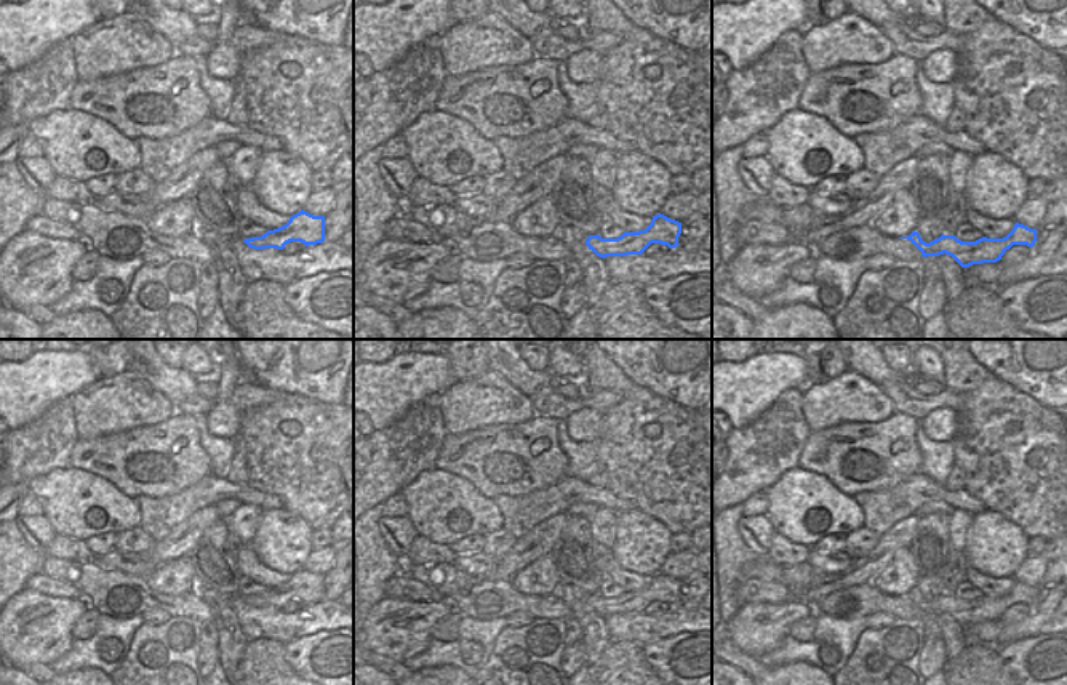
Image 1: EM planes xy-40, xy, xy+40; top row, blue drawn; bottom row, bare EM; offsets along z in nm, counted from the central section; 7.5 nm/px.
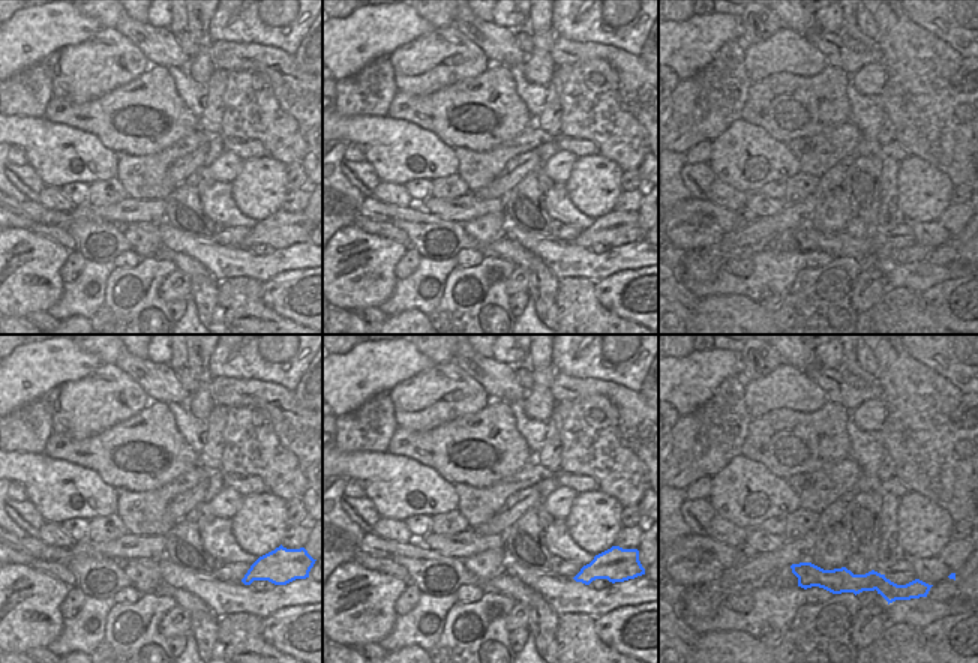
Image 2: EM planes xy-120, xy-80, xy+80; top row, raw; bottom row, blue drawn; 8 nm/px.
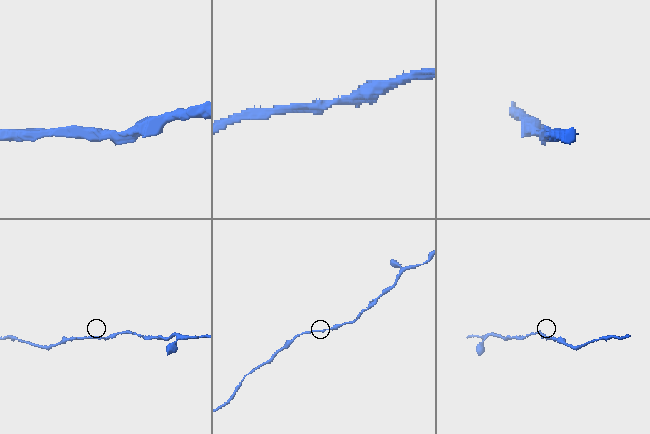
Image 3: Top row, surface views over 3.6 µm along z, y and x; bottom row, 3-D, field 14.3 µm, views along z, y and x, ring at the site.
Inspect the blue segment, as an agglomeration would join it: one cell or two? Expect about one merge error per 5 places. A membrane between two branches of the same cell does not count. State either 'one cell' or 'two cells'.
one cell

